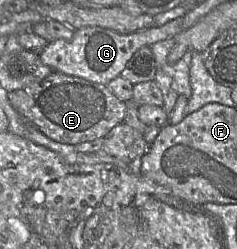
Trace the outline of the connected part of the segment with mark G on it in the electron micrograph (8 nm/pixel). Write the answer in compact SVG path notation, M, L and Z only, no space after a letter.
M176 18L160 27L153 26L130 34L119 34L98 26L83 27L76 29L71 38L47 43L39 58L53 71L106 85L121 74L128 60L138 49L173 37L181 30L182 18Z

